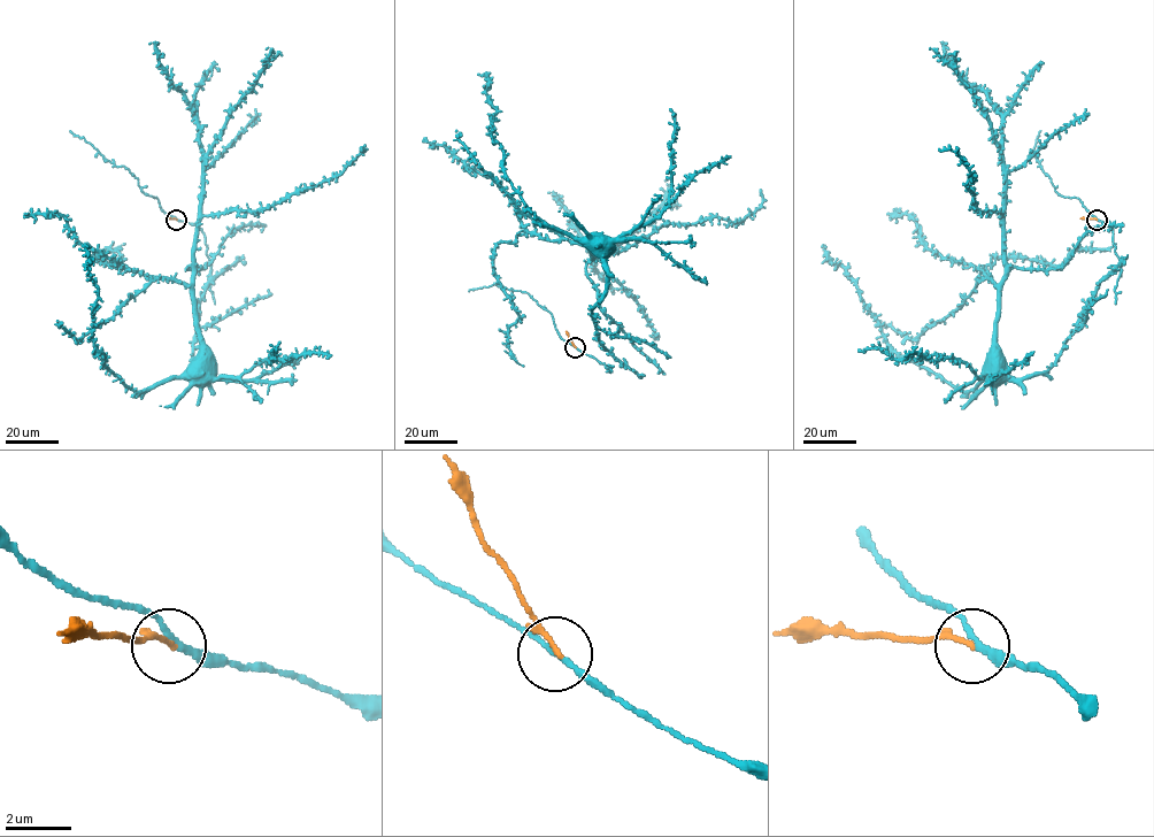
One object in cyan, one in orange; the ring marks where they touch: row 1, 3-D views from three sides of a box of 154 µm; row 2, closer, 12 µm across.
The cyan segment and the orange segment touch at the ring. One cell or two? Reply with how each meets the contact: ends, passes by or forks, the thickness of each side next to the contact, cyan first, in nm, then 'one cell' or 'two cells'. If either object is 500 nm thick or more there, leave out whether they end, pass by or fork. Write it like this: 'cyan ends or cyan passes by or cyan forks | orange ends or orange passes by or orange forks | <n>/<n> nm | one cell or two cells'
cyan passes by | orange ends | 160/140 nm | two cells

